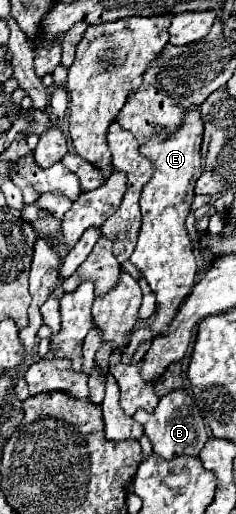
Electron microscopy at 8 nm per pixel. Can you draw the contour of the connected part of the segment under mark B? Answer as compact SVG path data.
M173 389L171 393L167 393L159 399L159 405L153 409L153 413L137 411L133 415L143 425L145 435L149 437L153 451L159 457L171 459L173 455L193 455L193 457L199 455L209 431L205 427L205 421L201 417L199 409L189 409L191 403L193 403L193 399L183 389Z

